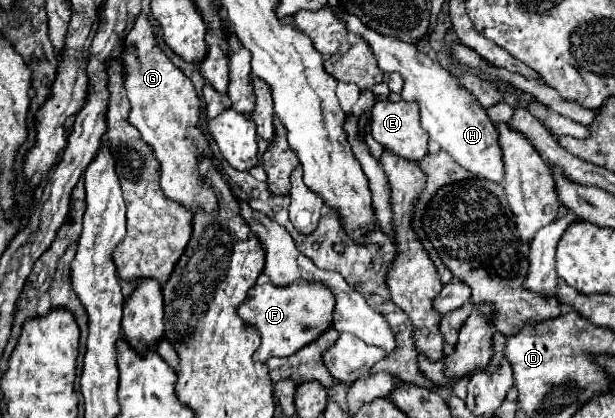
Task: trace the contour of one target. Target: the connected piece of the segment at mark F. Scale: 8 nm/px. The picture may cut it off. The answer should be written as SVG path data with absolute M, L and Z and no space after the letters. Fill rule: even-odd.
M300 279L300 283L290 283L284 287L276 287L274 283L252 287L238 313L260 331L262 343L254 353L254 359L266 363L270 357L288 357L300 347L312 343L312 339L318 339L332 325L334 303L332 291L318 281L304 283L304 279Z

